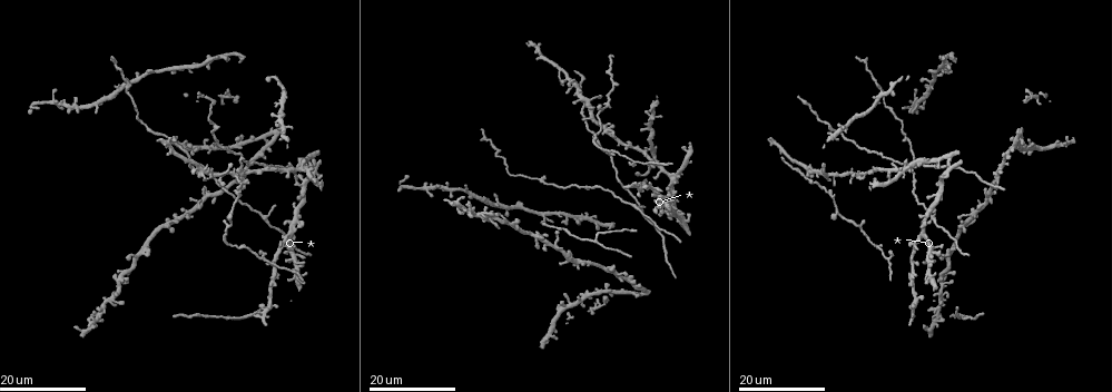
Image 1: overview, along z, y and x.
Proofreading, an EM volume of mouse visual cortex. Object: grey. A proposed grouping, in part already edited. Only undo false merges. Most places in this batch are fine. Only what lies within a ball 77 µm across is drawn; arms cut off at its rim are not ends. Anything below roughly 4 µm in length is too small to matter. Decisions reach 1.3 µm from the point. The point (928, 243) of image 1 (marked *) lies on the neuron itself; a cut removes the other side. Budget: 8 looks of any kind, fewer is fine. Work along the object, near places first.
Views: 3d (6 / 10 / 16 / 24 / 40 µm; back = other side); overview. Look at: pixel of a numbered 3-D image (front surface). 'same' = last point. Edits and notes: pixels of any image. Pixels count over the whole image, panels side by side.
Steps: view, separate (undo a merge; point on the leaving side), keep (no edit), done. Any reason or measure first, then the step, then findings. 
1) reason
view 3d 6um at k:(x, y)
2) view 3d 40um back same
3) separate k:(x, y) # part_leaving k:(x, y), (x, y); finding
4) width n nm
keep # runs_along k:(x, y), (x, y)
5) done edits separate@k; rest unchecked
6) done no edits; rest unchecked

view 3d 16um at 1:(303, 171)

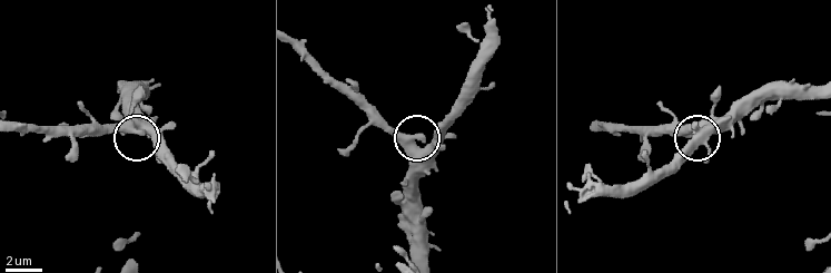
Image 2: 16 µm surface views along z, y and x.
view 3d 6um at 2:(133, 131)

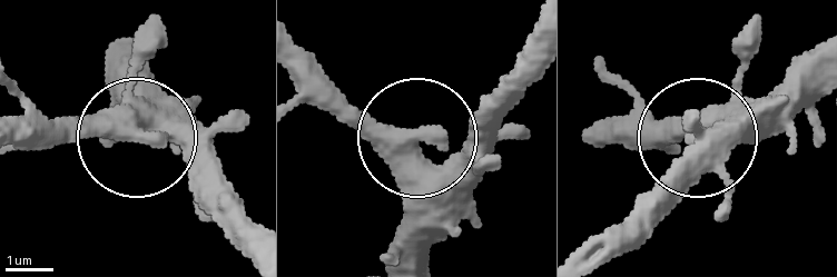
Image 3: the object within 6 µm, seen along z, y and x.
width 470 nm
keep # runs_along 3:(424, 254), (421, 138), (472, 135), (517, 90); continuous, no second neuron

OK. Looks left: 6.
four-way junction
view 3d 16um at 1:(241, 143)

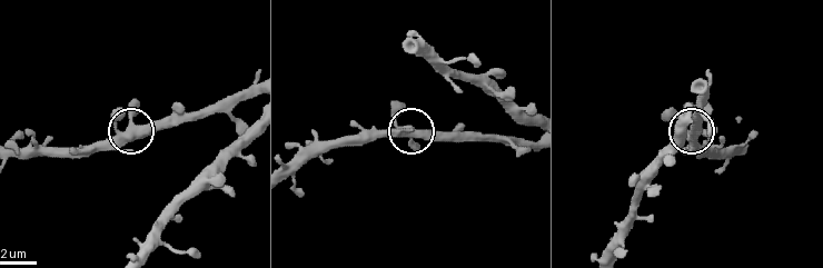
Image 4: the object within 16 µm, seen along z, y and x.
view 3d 6um at 4:(132, 128)

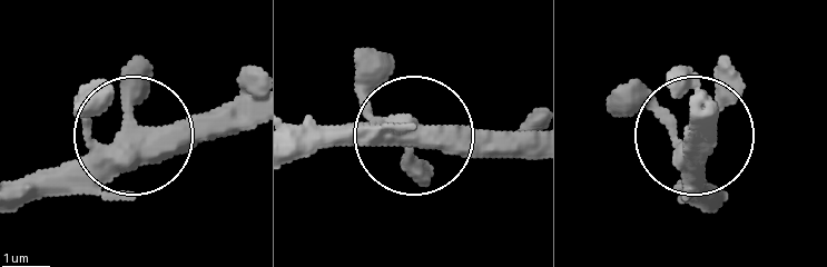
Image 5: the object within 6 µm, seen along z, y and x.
view 3d 6um back at 5:(412, 137)

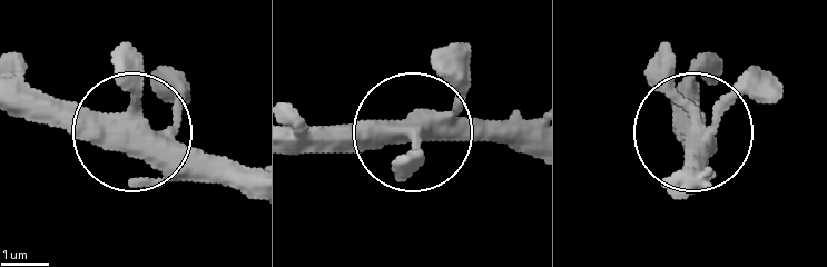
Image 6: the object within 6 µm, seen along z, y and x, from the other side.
keep # runs_along 6:(18, 87), (150, 135), (174, 111), (166, 67); all the same neuron

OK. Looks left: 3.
side arm on a straight run
view 3d 16um at 1:(830, 193)

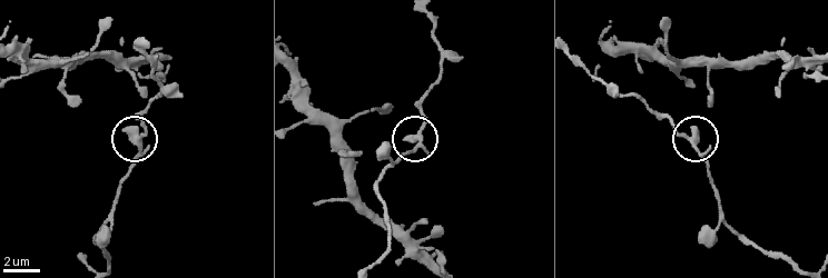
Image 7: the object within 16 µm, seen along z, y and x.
closer look
view 3d 10um at 7:(139, 140)

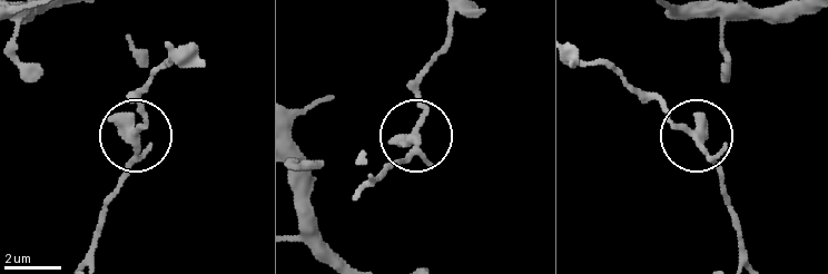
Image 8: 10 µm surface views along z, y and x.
side_arm 15 um; arms 3
keep # continuous, no second neuron

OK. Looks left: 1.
done no edits; rest unchecked

